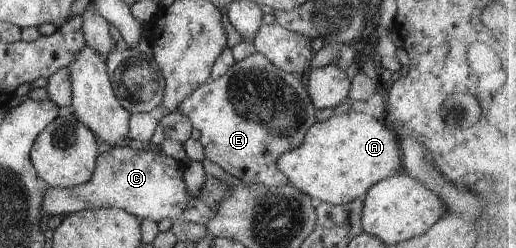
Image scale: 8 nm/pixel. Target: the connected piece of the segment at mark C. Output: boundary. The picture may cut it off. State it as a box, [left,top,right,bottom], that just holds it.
[42,145,230,225]

